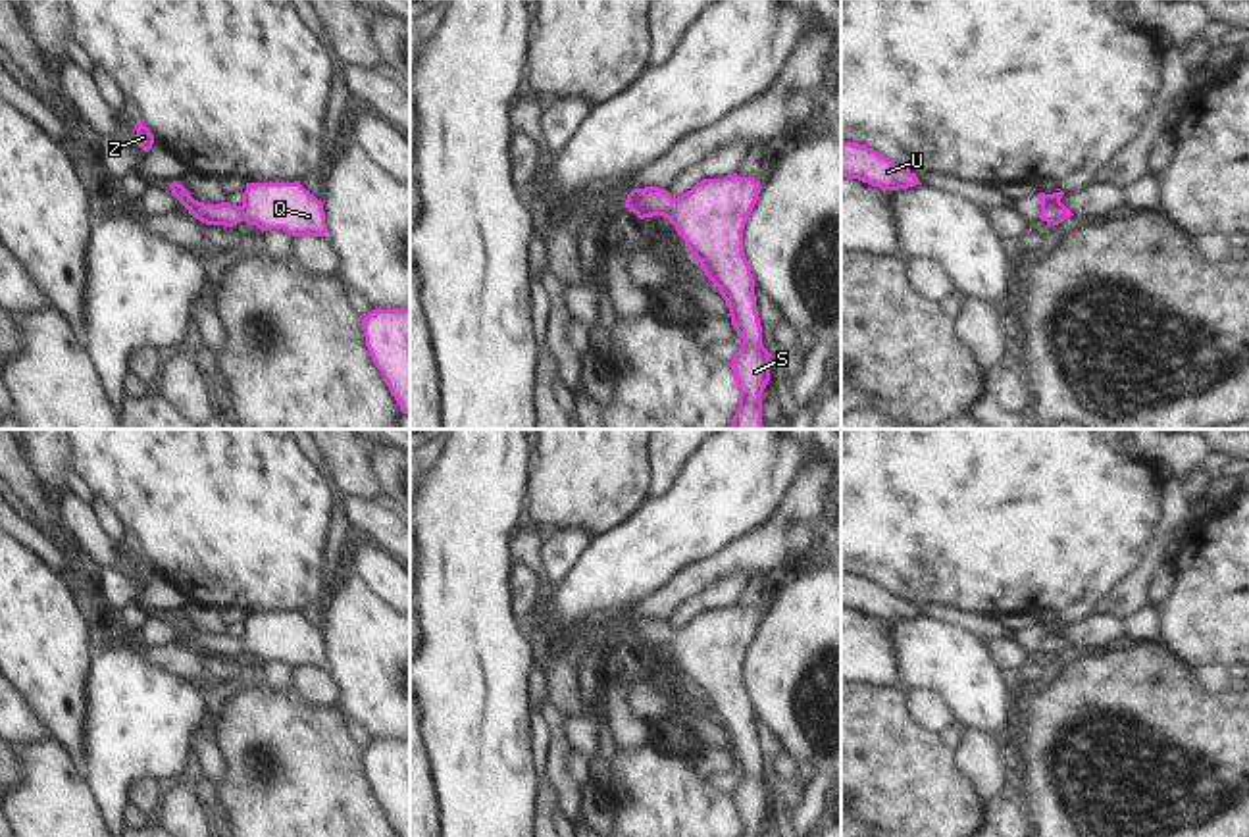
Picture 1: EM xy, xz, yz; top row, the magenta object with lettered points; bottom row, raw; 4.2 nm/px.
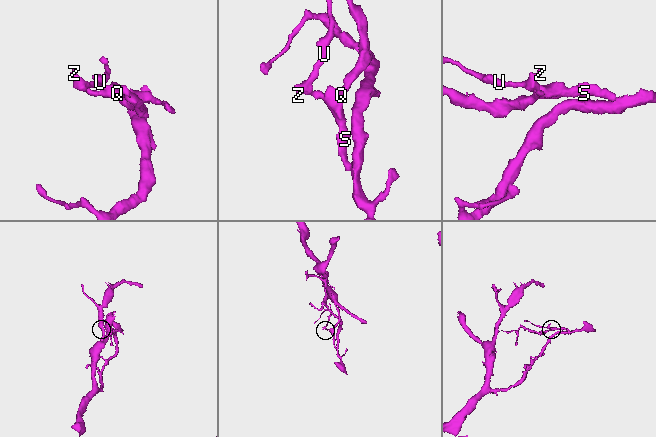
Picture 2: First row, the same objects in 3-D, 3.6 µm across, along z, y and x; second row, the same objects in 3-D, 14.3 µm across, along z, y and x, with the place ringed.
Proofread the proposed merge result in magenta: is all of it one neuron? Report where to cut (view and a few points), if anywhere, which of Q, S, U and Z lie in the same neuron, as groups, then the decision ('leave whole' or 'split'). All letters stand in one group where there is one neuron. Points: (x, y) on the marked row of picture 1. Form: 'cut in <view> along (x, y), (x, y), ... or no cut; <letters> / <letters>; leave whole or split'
no cut; Q S U Z; leave whole

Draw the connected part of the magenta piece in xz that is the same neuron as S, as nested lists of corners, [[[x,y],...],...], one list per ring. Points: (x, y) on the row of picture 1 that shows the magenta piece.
[[[737,173],[702,179],[674,198],[658,187],[633,189],[625,208],[639,219],[664,216],[683,239],[704,275],[727,302],[741,348],[729,364],[739,389],[731,429],[762,429],[762,393],[770,381],[772,354],[762,344],[756,314],[754,277],[743,252],[743,229],[762,185]]]

